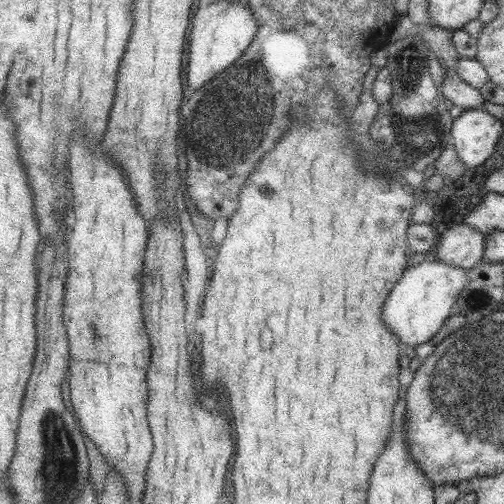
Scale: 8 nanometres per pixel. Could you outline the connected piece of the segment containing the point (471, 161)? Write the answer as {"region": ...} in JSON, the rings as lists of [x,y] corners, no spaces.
{"region":[[[463,109],[461,114],[452,119],[450,130],[450,144],[455,150],[459,161],[465,166],[481,166],[494,151],[497,138],[503,132],[502,121],[487,111],[477,109]]]}

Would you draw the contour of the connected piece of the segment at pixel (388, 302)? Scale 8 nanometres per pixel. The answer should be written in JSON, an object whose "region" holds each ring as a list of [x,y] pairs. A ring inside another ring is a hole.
{"region":[[[431,258],[419,264],[411,264],[403,270],[399,281],[387,294],[381,306],[381,319],[385,327],[399,337],[400,346],[416,347],[431,340],[445,318],[453,313],[453,304],[461,290],[467,285],[467,271]]]}

